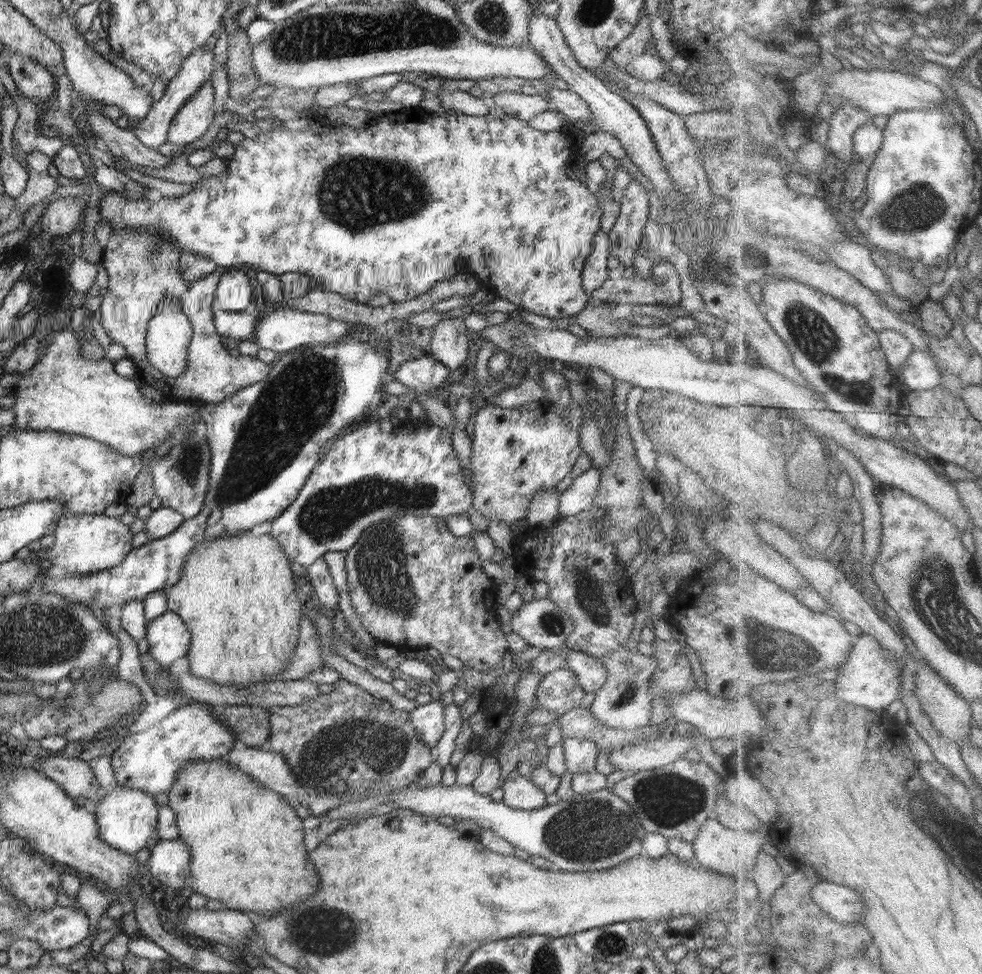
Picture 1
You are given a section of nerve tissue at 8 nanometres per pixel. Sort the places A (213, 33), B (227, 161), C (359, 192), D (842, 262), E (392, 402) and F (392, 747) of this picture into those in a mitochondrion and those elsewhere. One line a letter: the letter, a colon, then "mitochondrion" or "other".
A: other
B: other
C: mitochondrion
D: other
E: other
F: mitochondrion

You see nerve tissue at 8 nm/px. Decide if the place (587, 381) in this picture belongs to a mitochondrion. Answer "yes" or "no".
no

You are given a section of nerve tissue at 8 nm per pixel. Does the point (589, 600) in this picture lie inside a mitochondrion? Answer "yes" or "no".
yes

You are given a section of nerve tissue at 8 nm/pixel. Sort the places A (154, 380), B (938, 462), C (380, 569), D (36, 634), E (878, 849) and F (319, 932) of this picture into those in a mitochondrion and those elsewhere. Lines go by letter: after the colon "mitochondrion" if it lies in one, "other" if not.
A: other
B: other
C: mitochondrion
D: mitochondrion
E: other
F: mitochondrion

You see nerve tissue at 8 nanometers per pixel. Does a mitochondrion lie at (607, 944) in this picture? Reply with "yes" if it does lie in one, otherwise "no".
yes

